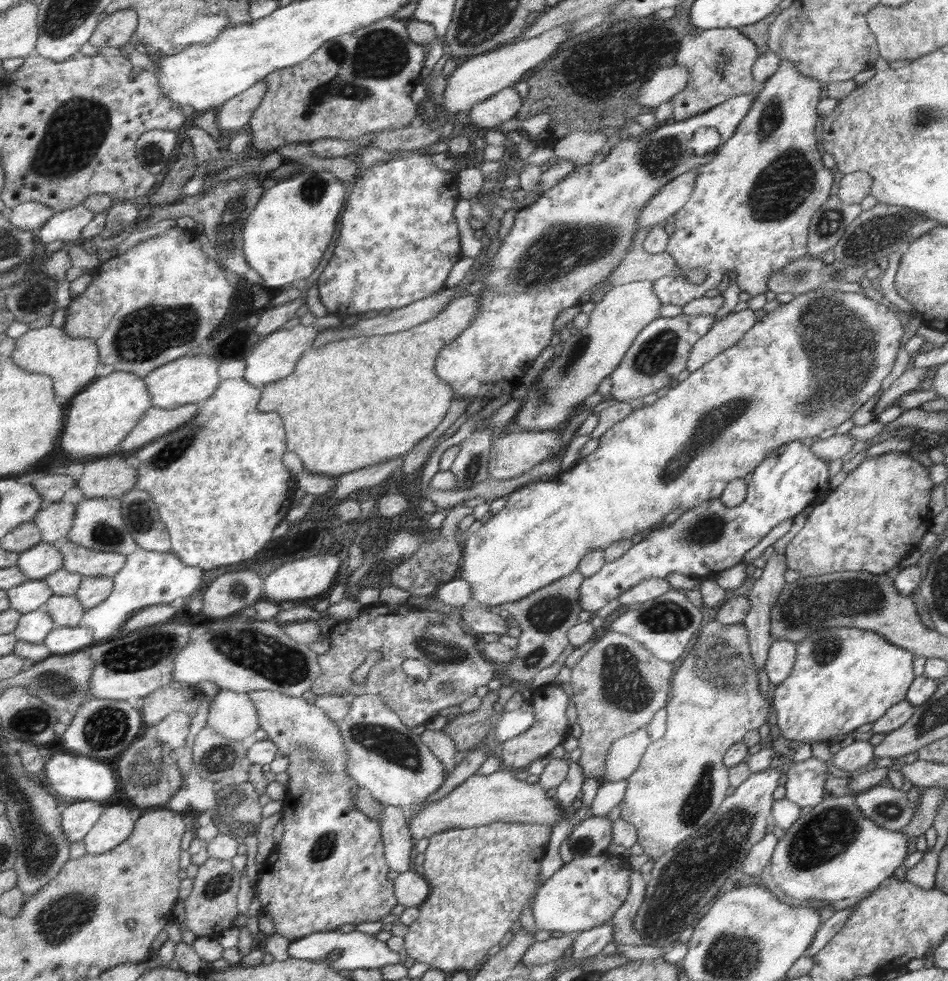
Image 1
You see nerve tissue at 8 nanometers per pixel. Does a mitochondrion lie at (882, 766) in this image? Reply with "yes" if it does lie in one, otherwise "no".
no

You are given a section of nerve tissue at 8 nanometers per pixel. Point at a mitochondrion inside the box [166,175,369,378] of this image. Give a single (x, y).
(227, 226)

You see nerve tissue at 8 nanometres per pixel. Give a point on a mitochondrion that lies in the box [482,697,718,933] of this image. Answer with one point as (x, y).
(700, 798)

